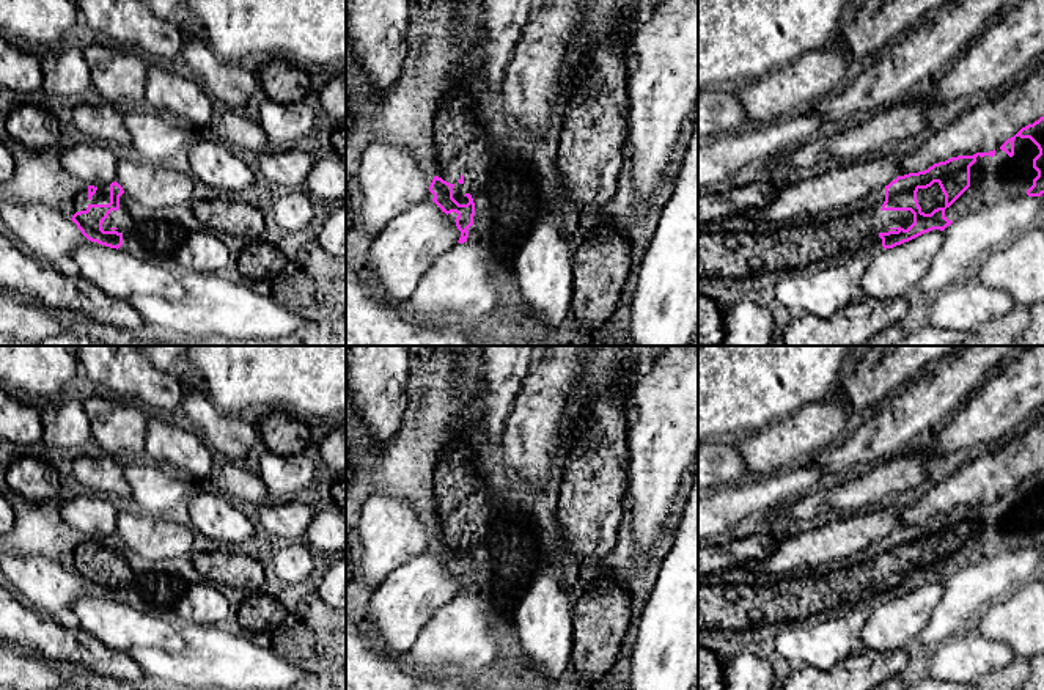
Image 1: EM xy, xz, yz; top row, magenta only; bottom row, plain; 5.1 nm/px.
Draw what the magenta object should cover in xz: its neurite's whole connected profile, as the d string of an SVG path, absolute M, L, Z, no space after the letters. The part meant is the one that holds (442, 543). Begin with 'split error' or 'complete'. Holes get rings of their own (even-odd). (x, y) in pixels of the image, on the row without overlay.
split error; M469 428L461 431L454 442L443 451L436 467L434 475L434 494L436 494L436 514L434 531L429 538L429 544L434 547L432 553L447 567L456 564L456 578L461 583L459 596L467 594L469 580L473 577L475 555L470 545L467 556L459 556L453 550L453 539L459 534L464 536L464 523L481 523L486 512L487 498L495 494L495 473L492 468L484 468L475 459L473 439Z

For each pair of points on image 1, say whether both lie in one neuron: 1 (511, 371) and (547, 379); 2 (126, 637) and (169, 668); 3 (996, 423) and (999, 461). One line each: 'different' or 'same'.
1: different
2: different
3: different

